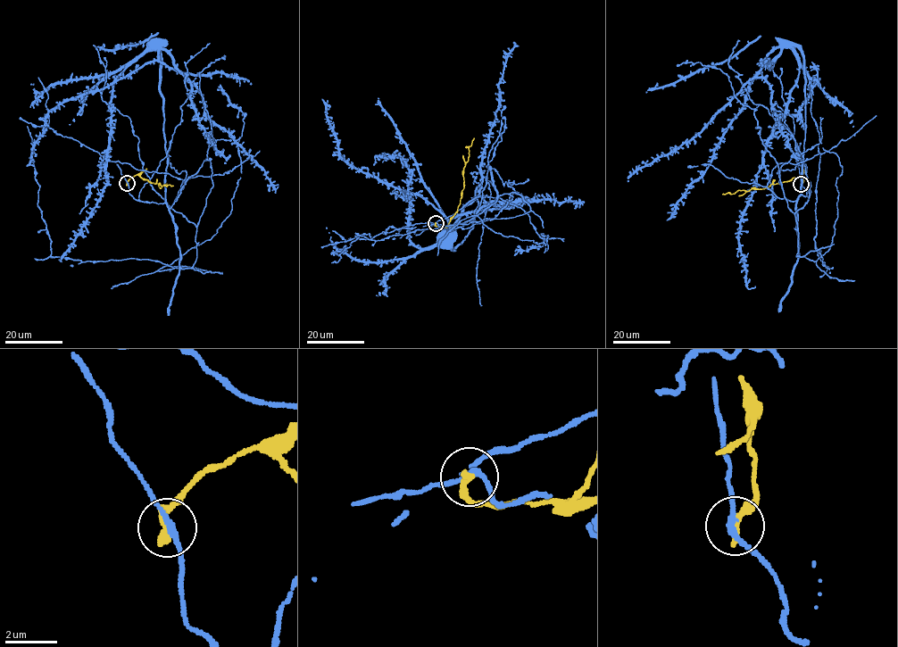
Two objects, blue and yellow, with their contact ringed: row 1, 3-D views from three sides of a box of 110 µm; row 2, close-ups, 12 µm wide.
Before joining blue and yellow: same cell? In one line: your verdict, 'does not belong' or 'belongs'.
does not belong

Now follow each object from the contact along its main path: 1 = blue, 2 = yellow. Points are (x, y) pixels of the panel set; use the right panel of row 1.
1: (801, 184), (809, 196), (801, 194), (796, 204), (796, 255), (820, 249), (827, 269), (814, 241), (818, 145)
2: (801, 184), (802, 172), (762, 188), (722, 194)

